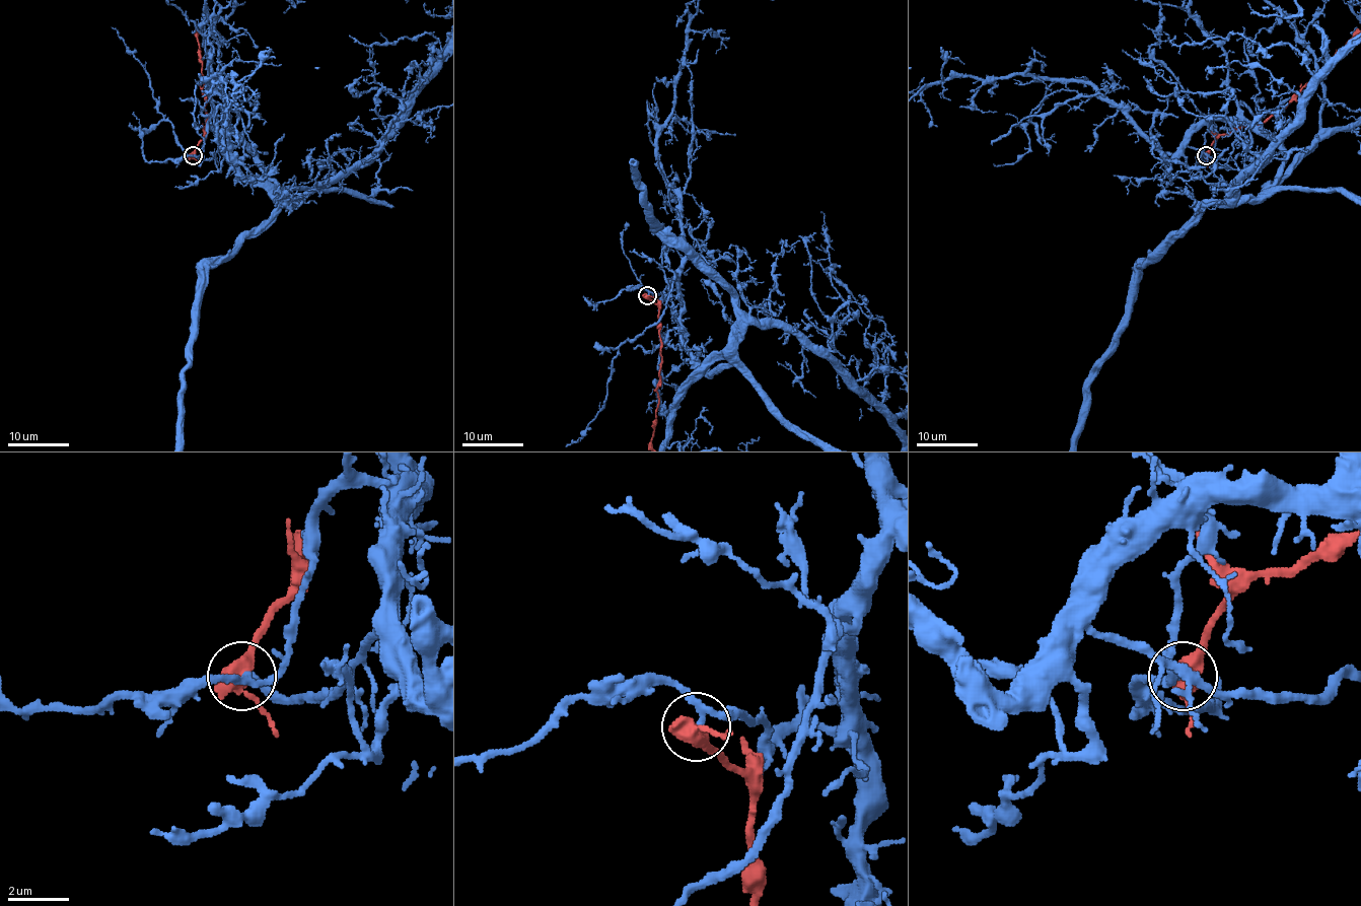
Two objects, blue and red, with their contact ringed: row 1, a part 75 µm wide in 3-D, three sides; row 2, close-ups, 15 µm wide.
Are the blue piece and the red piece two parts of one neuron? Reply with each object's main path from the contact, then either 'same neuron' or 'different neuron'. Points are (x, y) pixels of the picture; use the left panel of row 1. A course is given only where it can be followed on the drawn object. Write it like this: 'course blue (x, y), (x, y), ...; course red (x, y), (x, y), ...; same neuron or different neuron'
different neuron

